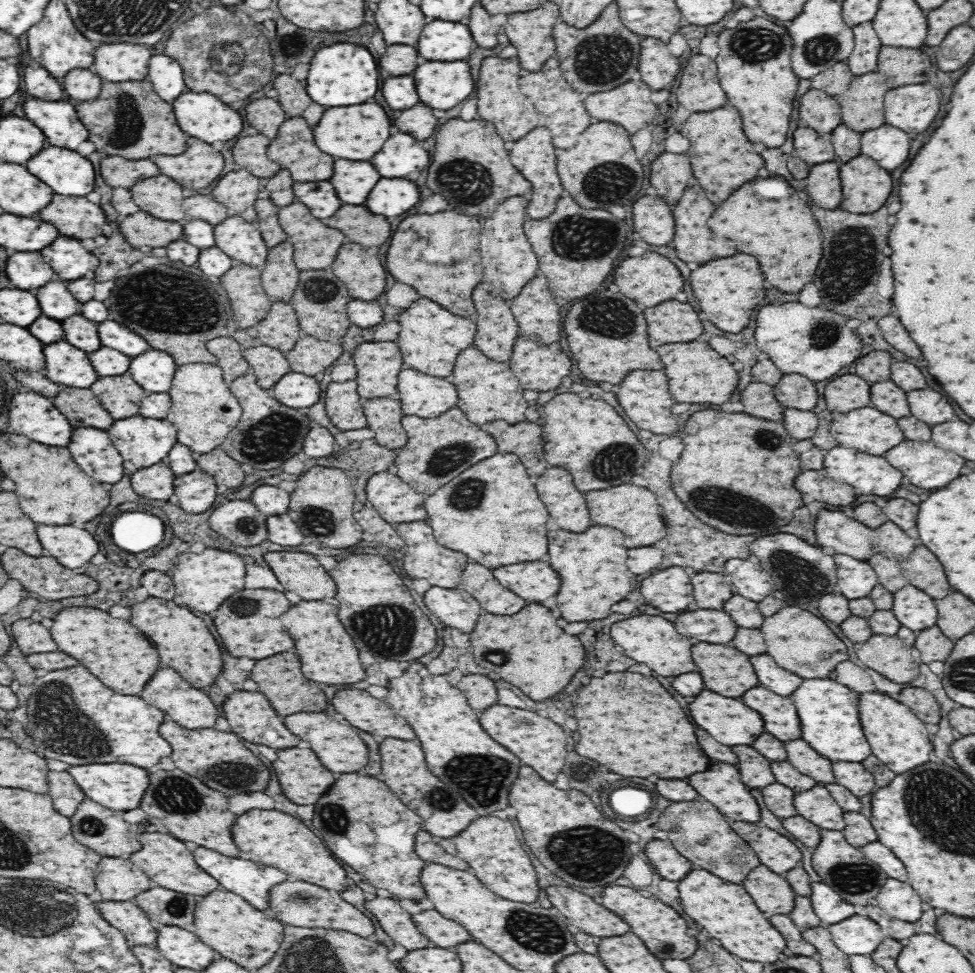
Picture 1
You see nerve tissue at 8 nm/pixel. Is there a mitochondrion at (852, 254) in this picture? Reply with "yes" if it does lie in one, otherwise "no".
yes

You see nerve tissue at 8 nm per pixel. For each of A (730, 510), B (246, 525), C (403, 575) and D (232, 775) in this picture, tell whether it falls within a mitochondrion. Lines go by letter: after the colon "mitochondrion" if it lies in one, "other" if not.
A: mitochondrion
B: mitochondrion
C: other
D: mitochondrion

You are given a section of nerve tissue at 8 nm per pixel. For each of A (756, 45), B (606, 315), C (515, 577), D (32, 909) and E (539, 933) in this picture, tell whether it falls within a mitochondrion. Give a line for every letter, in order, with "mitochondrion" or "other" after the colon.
A: mitochondrion
B: mitochondrion
C: other
D: mitochondrion
E: mitochondrion

